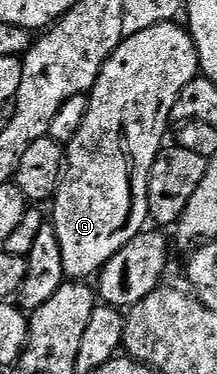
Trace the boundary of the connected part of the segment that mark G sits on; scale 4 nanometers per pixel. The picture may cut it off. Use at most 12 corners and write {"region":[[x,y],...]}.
{"region":[[172,21],[124,37],[90,90],[53,197],[63,274],[135,237],[150,168],[200,73]]}

